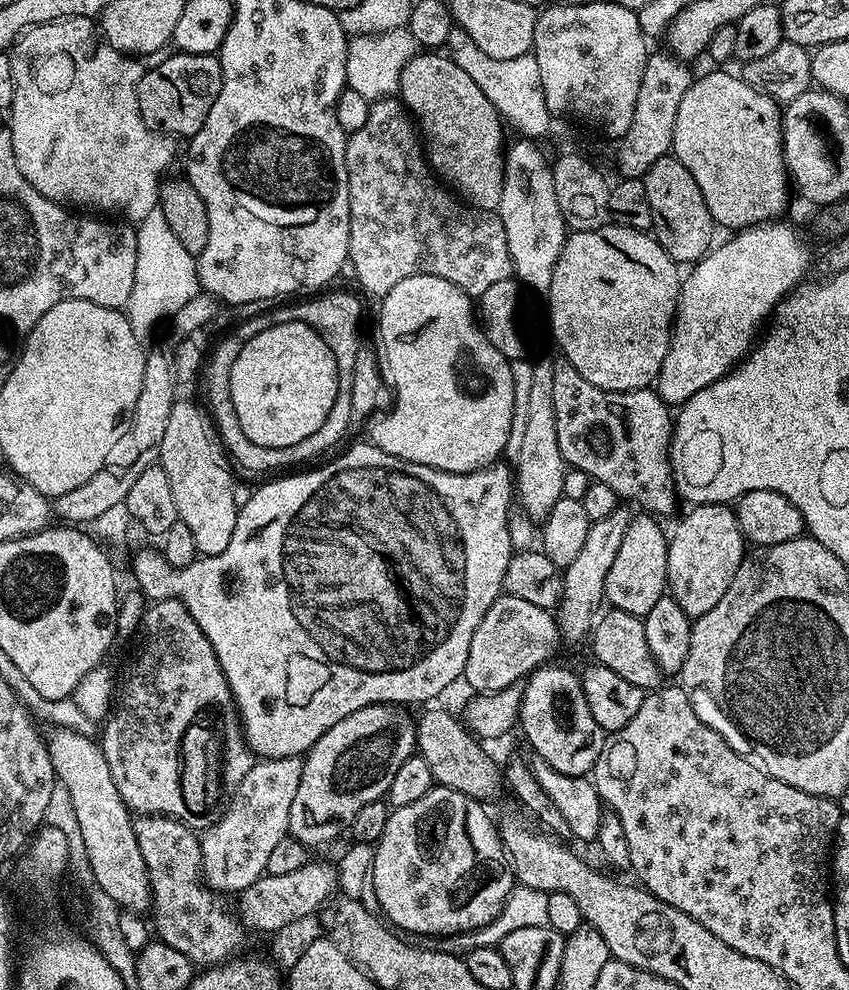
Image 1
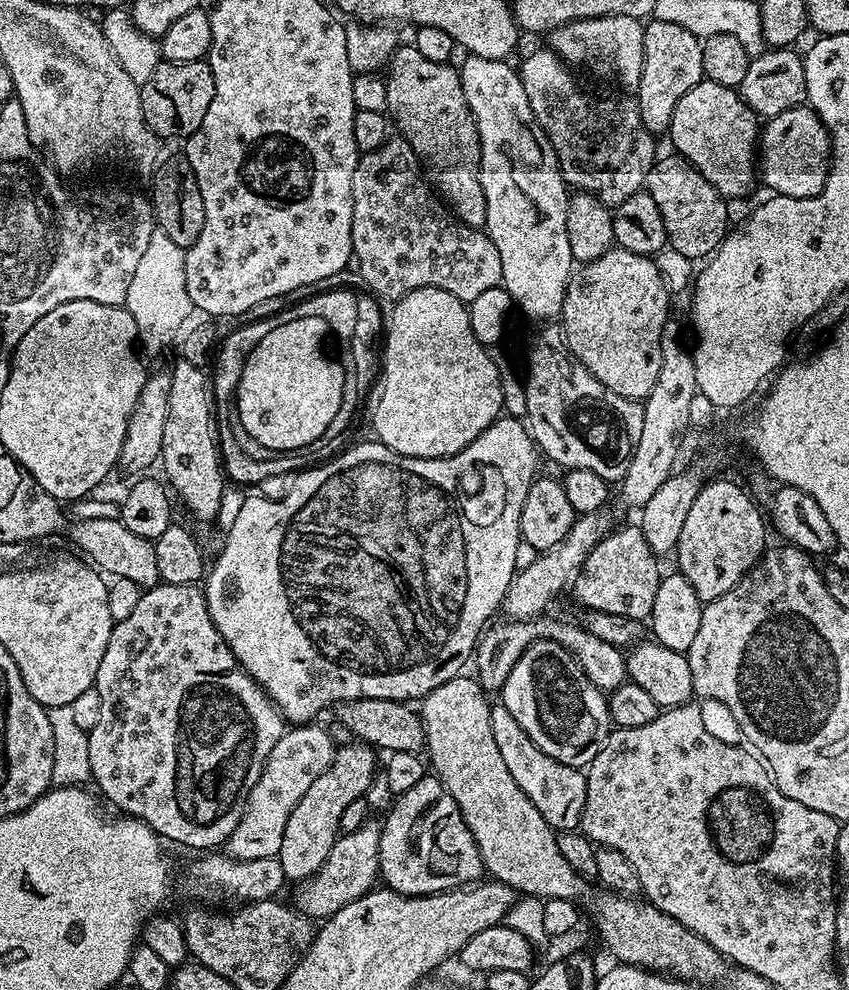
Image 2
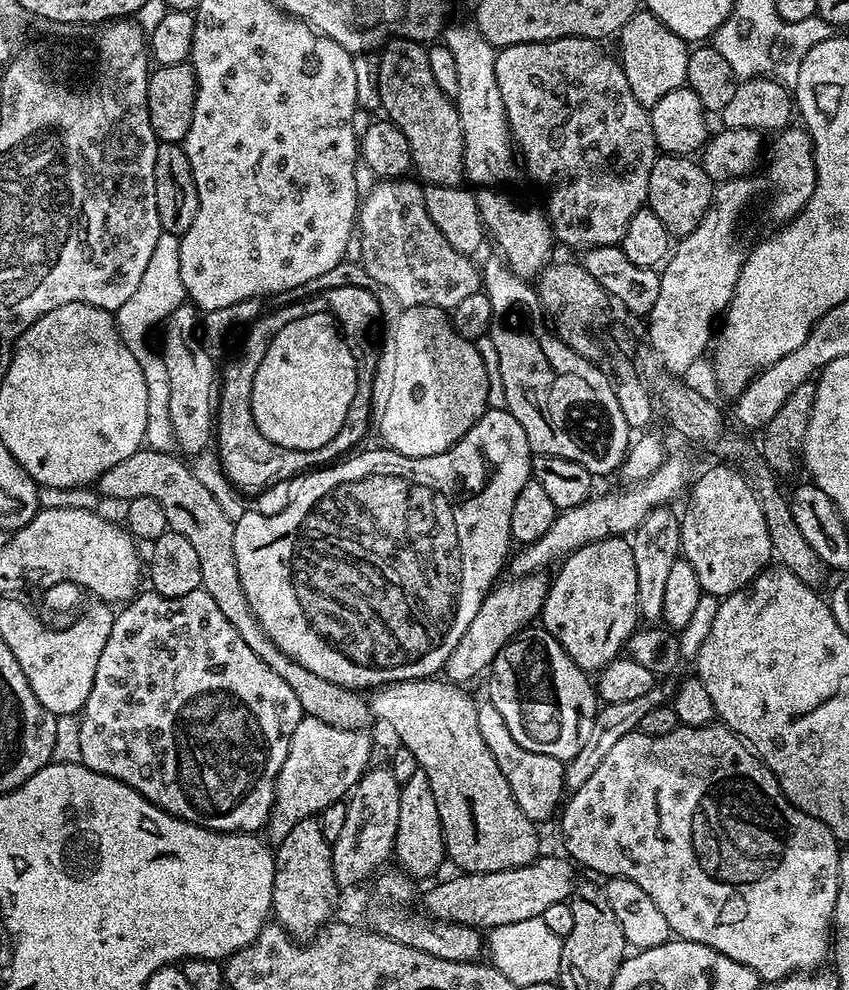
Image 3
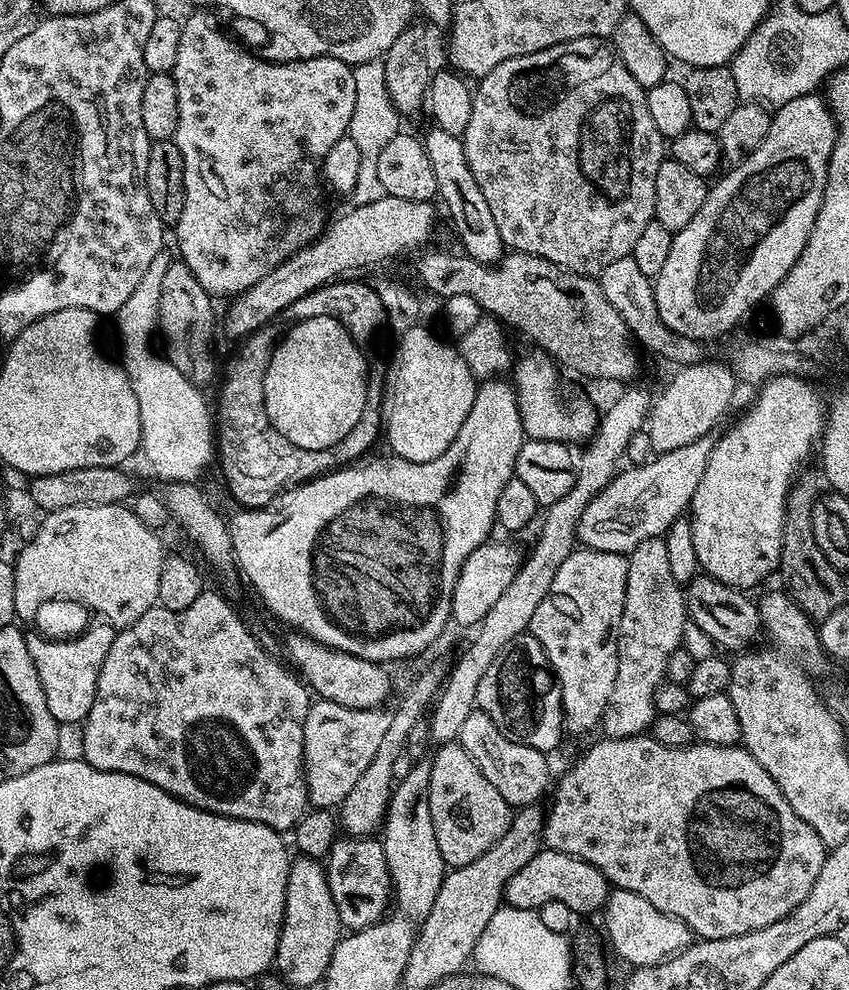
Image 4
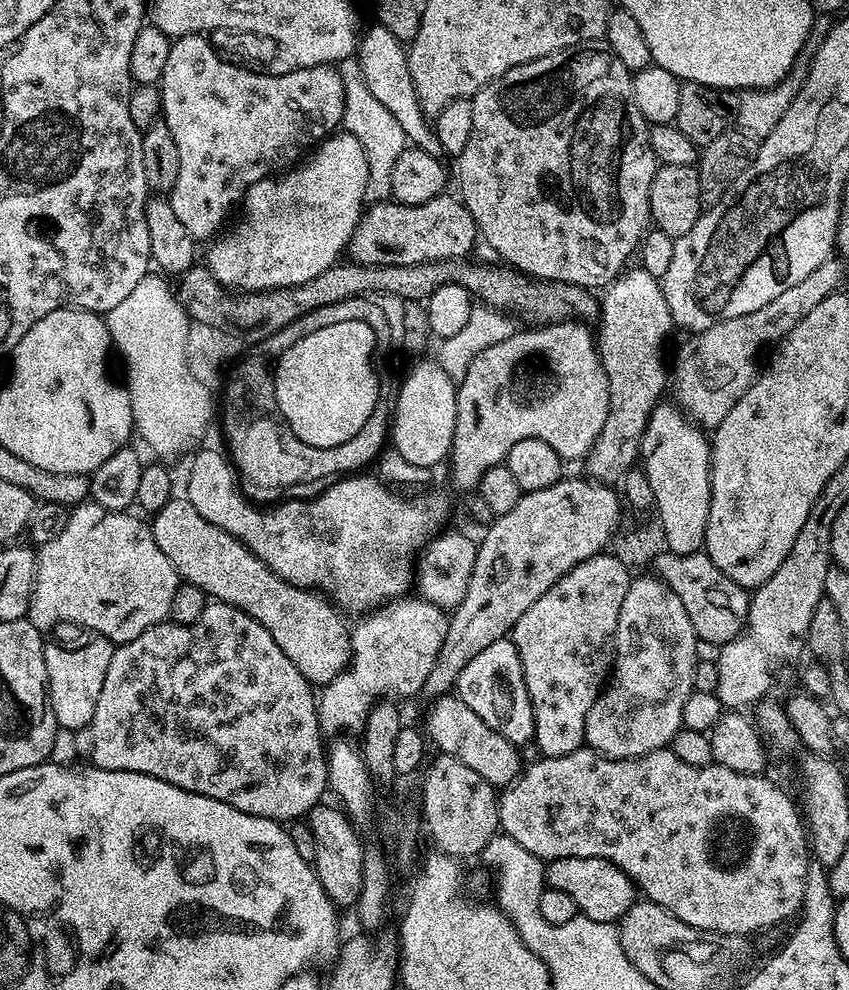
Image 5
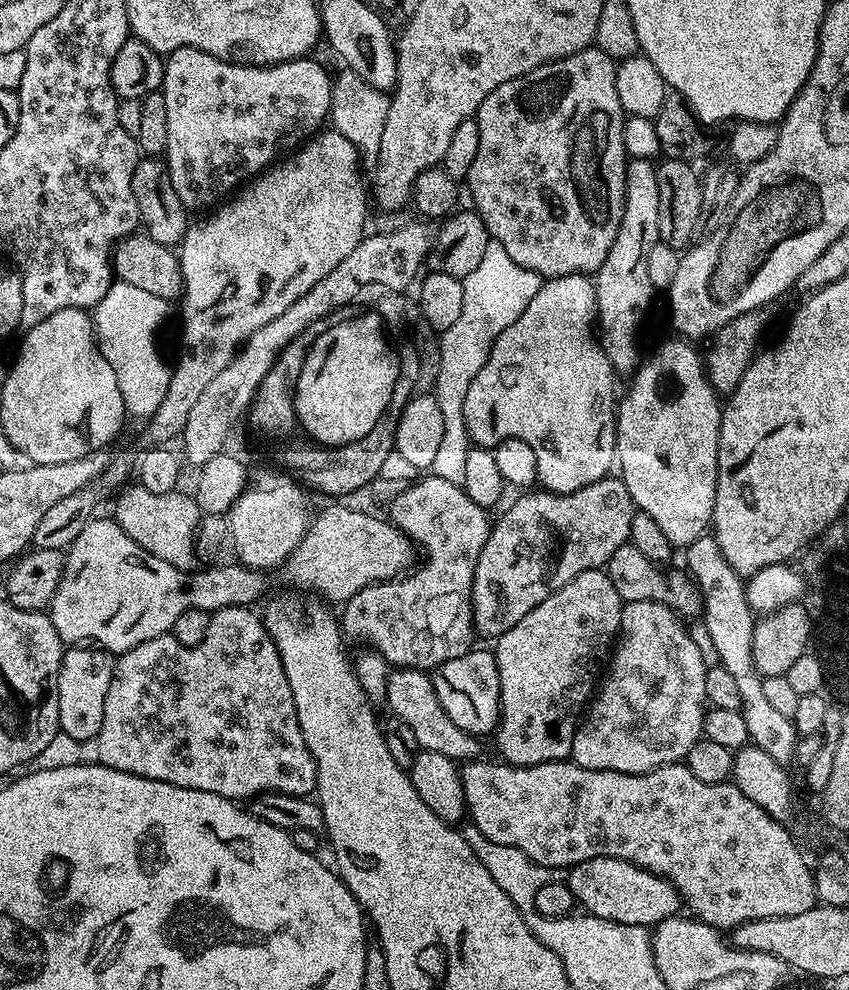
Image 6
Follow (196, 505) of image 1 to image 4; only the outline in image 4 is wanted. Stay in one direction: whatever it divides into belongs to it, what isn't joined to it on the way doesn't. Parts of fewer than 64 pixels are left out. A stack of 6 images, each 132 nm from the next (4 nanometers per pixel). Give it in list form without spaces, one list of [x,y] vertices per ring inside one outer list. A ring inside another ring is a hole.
[[[176,258],[166,266],[166,275],[162,278],[162,298],[158,298],[158,332],[164,335],[164,348],[166,358],[184,378],[197,386],[205,386],[212,380],[212,375],[217,375],[218,364],[212,357],[212,331],[218,328],[218,316],[212,309],[213,297],[194,278],[190,266]]]

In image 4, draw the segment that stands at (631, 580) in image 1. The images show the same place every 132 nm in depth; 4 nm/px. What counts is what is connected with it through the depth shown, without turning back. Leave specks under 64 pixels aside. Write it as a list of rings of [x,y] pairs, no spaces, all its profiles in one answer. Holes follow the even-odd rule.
[[[577,547],[566,558],[566,562],[562,562],[558,574],[554,574],[554,582],[550,582],[546,598],[542,598],[538,610],[534,610],[534,618],[530,622],[528,632],[534,638],[538,638],[538,642],[542,642],[548,667],[560,684],[566,728],[569,733],[588,732],[595,724],[597,727],[604,719],[604,711],[608,709],[610,694],[614,694],[614,682],[618,678],[620,661],[620,627],[626,602],[627,573],[627,555]]]

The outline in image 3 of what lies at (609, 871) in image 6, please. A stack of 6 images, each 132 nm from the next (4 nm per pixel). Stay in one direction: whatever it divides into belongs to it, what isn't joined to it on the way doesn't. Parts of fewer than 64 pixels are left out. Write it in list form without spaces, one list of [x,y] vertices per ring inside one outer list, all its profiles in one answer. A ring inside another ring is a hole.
[[[541,854],[526,866],[510,870],[455,874],[425,894],[423,911],[446,924],[465,924],[481,930],[540,918],[549,906],[554,906],[554,902],[567,901],[574,887],[573,865],[560,856]]]

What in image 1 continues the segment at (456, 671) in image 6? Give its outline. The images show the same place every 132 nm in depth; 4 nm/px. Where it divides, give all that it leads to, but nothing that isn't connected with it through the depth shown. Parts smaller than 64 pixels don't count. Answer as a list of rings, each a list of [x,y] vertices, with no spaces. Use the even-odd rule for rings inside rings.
[[[541,666],[527,677],[520,698],[519,731],[524,731],[526,739],[532,743],[535,755],[545,760],[554,770],[571,776],[588,776],[598,762],[598,754],[602,754],[605,731],[594,722],[594,714],[590,714],[590,705],[586,703],[586,694],[580,685],[580,677],[568,668],[550,668]]]

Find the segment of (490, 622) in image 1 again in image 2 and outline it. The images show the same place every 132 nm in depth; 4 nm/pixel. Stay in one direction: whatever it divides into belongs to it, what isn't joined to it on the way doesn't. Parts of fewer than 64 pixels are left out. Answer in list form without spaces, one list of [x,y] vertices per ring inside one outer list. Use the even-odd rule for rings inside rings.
[[[551,616],[533,617],[530,620],[510,620],[506,623],[506,628],[487,629],[477,641],[474,653],[474,662],[480,666],[488,666],[491,664],[498,650],[504,646],[504,665],[501,670],[482,670],[476,674],[480,684],[483,685],[485,691],[499,691],[509,677],[508,670],[512,669],[518,658],[534,641],[552,640],[558,642],[570,653],[573,654],[575,660],[579,664],[579,668],[586,674],[586,678],[590,679],[592,685],[603,692],[609,692],[625,683],[627,679],[627,659],[623,651],[612,644],[608,644],[595,634],[590,633],[585,627],[577,624],[566,624]]]

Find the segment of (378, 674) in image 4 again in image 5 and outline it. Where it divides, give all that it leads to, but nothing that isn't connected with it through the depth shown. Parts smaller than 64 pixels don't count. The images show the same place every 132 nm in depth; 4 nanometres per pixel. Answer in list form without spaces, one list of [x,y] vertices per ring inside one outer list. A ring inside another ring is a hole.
[[[173,498],[166,502],[166,506],[162,506],[162,510],[158,510],[151,517],[150,527],[154,534],[154,542],[158,542],[158,550],[162,550],[166,558],[170,558],[170,566],[174,566],[183,583],[198,586],[204,595],[213,601],[234,606],[250,614],[250,618],[262,622],[262,626],[270,630],[270,638],[278,642],[282,654],[286,654],[286,658],[290,658],[290,662],[298,666],[298,670],[308,679],[309,684],[329,684],[352,663],[350,628],[349,625],[344,625],[345,617],[338,611],[337,605],[329,602],[317,591],[299,588],[297,584],[291,584],[276,576],[241,540],[235,540],[229,532],[214,526],[214,522],[206,522],[206,518],[202,518],[202,514],[194,510],[187,498]]]

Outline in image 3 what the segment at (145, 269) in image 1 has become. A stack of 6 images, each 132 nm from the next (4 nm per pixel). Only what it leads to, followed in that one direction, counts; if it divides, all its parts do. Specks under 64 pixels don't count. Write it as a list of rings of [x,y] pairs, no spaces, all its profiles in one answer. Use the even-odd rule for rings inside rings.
[[[161,232],[154,251],[150,254],[150,262],[142,274],[142,282],[130,294],[127,302],[115,309],[116,330],[120,340],[138,358],[142,366],[142,378],[146,378],[146,434],[144,444],[159,452],[172,452],[174,441],[170,426],[170,378],[166,374],[166,362],[159,351],[148,345],[148,331],[152,327],[163,325],[177,306],[185,303],[186,293],[182,286],[182,262],[180,261],[180,237]]]

